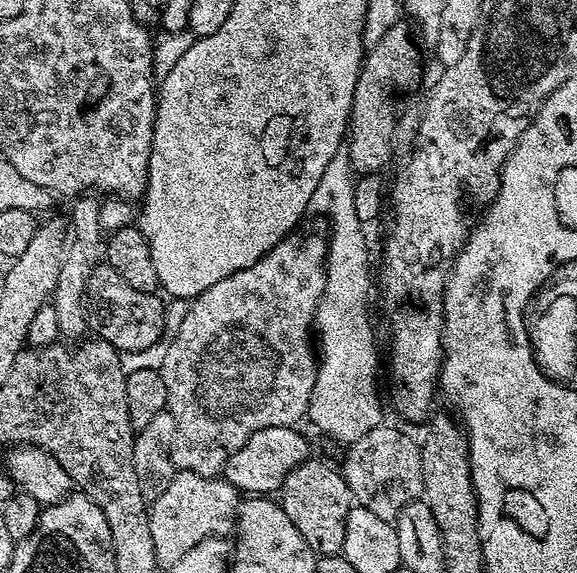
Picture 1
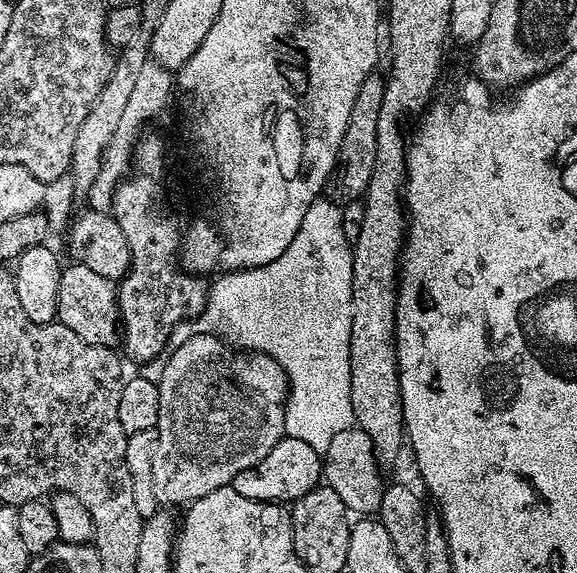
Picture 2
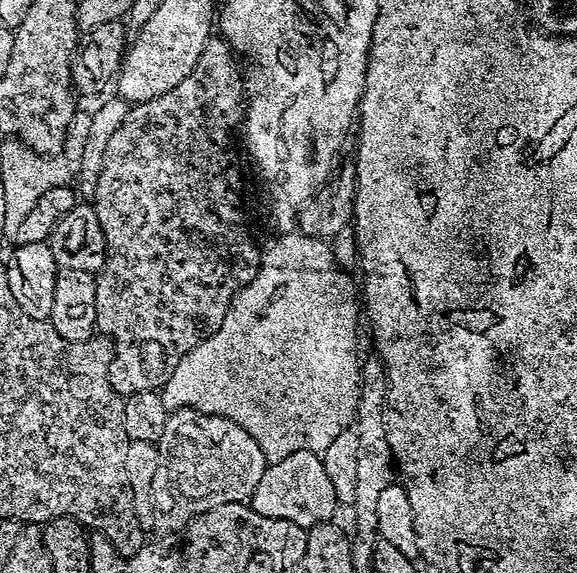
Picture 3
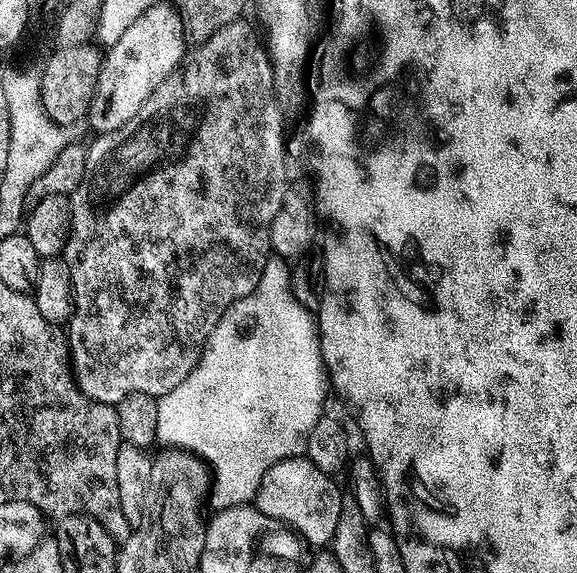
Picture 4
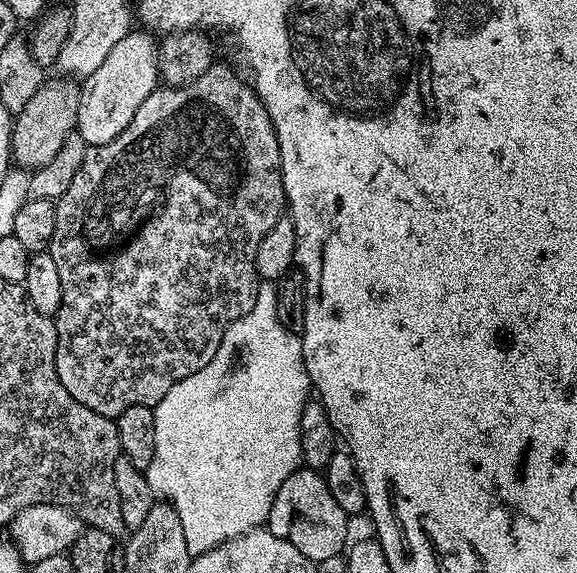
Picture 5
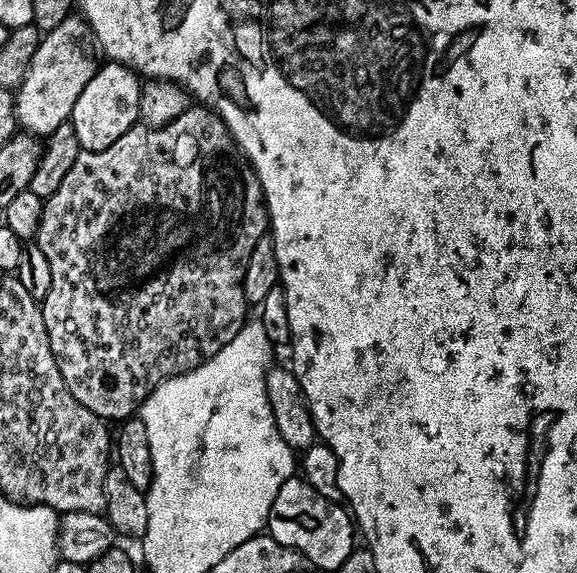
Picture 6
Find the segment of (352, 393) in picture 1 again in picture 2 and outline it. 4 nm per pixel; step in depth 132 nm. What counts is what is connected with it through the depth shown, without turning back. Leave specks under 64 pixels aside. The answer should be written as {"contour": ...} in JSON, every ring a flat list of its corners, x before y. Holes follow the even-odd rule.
{"contour":[[317,198,306,210,306,218,302,218,302,226,298,226,298,234,294,234,294,242,286,246,286,251,274,262,257,268,243,268,241,272,226,272,215,277,216,281,210,284,210,312,216,320,224,319,230,335,236,339,237,349,251,350,256,354,273,356,279,364,280,369,286,373,288,378,288,399,284,409,284,431,289,436,306,442,306,446,314,446,318,453,328,449,334,434,342,434,342,430,353,427,352,403,350,402,350,306,352,305,352,244,348,242,346,234,343,233,343,218,341,216,341,205,331,204,325,198]]}

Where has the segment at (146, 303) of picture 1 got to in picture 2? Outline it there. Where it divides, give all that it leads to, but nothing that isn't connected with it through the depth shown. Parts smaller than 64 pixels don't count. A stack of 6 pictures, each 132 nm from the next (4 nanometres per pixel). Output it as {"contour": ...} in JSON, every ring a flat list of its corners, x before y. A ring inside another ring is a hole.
{"contour":[[79,262,65,267,60,273,58,282,58,306,56,320,66,325,82,342,87,344,115,345,118,340,118,321,120,320,117,304,117,285,111,280,102,278,102,274,94,274,90,266]]}

